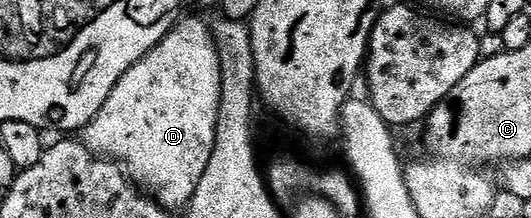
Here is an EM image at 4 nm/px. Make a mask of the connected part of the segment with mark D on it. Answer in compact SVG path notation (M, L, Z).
M193 16L187 17L186 20L178 19L173 27L169 29L169 33L149 53L143 58L139 58L139 62L135 62L135 66L131 66L131 70L127 70L127 74L123 74L123 78L119 78L119 82L115 86L115 90L111 90L107 102L103 102L103 110L99 110L99 114L95 114L92 122L83 129L83 143L85 148L89 152L92 152L93 155L108 158L114 162L120 162L123 165L124 171L142 189L145 189L154 197L178 196L181 202L185 202L195 194L195 190L207 170L207 162L211 158L213 147L217 141L217 119L219 118L220 105L221 59L217 53L217 43L213 41L213 33L210 25L208 23L205 25L203 21L196 20Z

